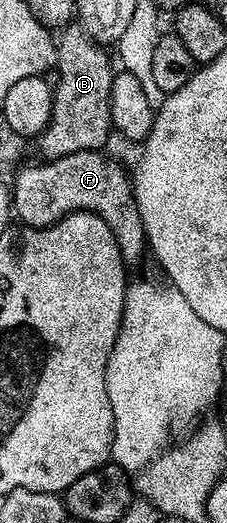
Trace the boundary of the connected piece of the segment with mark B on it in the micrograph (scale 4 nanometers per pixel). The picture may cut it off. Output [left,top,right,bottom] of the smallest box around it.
[36,27,116,158]

